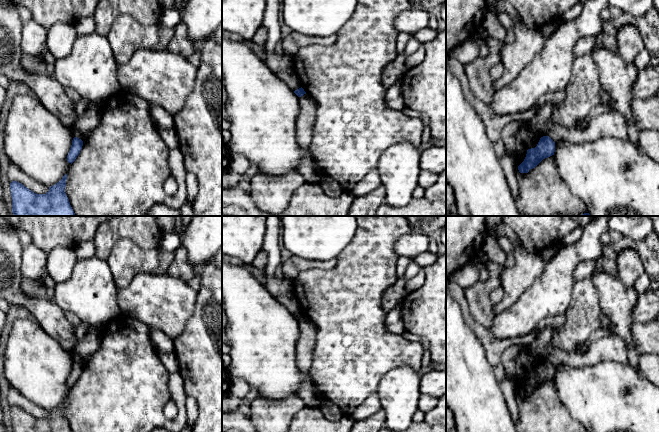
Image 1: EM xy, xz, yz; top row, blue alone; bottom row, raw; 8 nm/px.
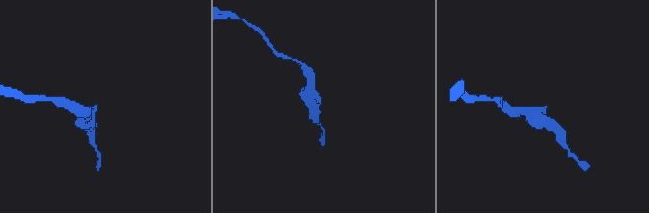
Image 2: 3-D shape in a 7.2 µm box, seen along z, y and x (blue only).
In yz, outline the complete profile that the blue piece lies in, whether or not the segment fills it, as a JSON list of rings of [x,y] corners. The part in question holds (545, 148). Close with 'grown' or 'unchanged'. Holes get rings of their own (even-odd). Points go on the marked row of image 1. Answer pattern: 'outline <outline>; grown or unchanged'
outline [[[549,136],[540,138],[537,146],[527,150],[524,161],[518,166],[520,173],[528,173],[535,168],[543,159],[554,155],[555,142]]]; unchanged

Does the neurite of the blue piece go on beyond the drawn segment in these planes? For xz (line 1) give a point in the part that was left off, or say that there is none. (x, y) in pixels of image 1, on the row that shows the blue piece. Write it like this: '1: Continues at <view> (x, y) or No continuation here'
1: No continuation here

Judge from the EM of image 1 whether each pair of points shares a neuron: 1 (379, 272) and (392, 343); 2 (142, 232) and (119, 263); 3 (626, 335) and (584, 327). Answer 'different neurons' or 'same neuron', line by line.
1: same neuron
2: different neurons
3: different neurons

